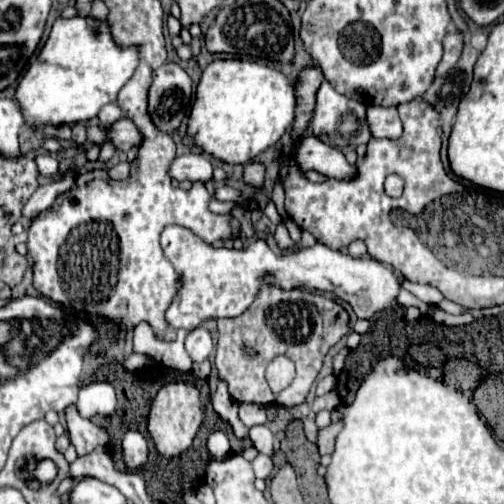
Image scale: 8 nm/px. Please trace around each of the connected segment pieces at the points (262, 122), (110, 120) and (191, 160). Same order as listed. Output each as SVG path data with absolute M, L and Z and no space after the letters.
M214 60L202 72L200 84L196 88L196 100L188 118L188 136L190 140L210 156L226 164L246 164L254 160L260 152L270 146L276 146L282 134L294 122L294 84L278 68L258 64L254 60Z
M106 104L100 112L98 112L98 118L100 118L100 124L102 126L108 126L108 124L114 124L116 120L120 120L124 114L122 110L116 106L116 104Z
M190 152L186 156L178 156L172 162L170 176L176 178L178 182L190 180L190 182L208 182L212 178L212 164L204 154Z

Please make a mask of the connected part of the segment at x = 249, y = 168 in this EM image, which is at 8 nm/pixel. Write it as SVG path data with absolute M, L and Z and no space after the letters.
M250 162L244 166L244 182L250 188L262 188L266 178L266 166L262 162Z

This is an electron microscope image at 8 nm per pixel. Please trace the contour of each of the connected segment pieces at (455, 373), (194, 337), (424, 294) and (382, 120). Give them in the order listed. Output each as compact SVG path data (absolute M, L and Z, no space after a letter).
M448 358L448 362L444 364L444 384L458 388L462 392L472 392L486 374L488 372L476 366L474 362L466 362L458 358Z
M200 326L186 336L186 352L190 354L190 358L194 362L206 360L212 354L212 350L214 350L214 344L212 344L210 332L206 328Z
M402 282L402 286L404 286L404 290L412 292L414 296L418 296L424 302L438 304L440 300L444 300L442 292L438 288L434 288L434 286L422 286L422 284L412 284L412 282Z
M368 106L368 126L374 138L398 140L402 136L402 122L396 108Z

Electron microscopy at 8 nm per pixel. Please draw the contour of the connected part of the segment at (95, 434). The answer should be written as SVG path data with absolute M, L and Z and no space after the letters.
M74 406L66 412L66 424L78 456L86 456L96 446L104 446L108 442L108 432L100 426L94 426L90 420L82 420Z

